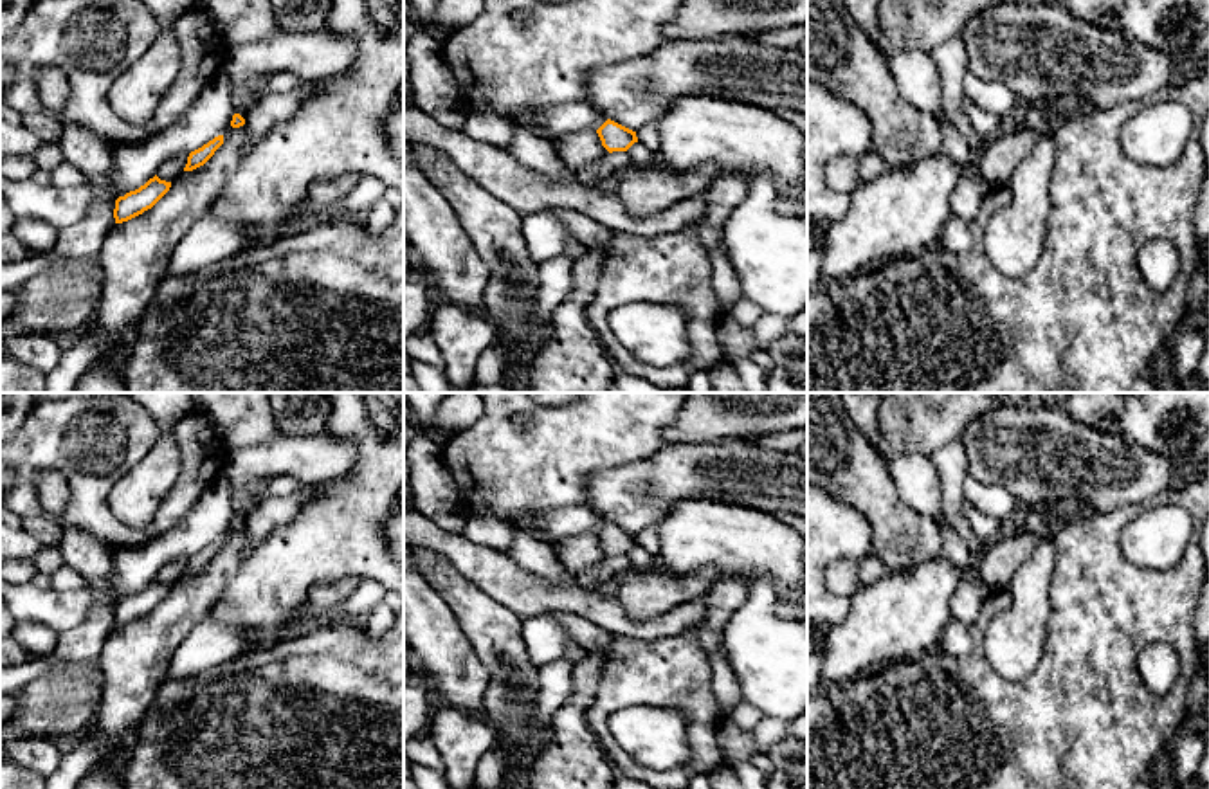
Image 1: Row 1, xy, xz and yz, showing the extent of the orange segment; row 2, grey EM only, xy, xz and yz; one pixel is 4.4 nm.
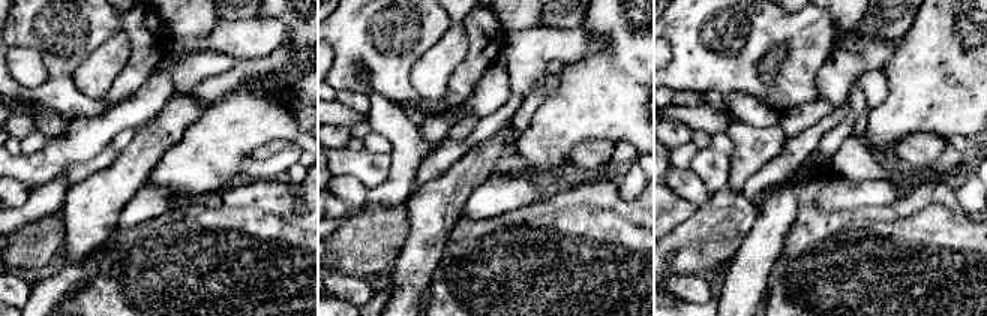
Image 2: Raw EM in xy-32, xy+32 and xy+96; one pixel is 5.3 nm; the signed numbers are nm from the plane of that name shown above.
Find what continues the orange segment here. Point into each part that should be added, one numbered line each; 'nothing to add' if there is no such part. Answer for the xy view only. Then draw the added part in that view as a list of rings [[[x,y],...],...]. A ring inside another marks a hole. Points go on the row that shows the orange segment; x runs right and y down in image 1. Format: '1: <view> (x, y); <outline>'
nothing to add

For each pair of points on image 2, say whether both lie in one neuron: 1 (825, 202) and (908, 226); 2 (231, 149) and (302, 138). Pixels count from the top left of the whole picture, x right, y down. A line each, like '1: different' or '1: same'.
1: different
2: same

